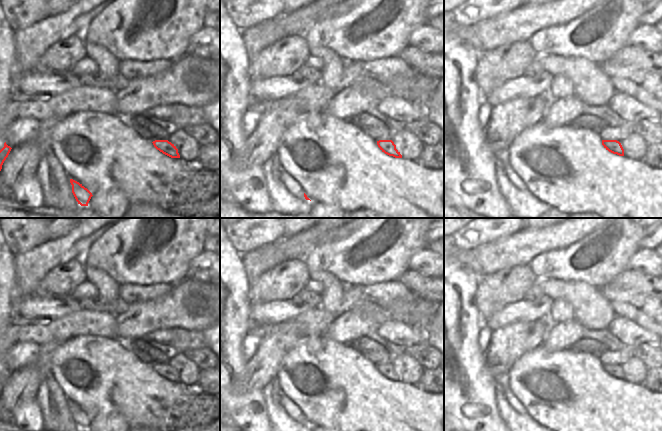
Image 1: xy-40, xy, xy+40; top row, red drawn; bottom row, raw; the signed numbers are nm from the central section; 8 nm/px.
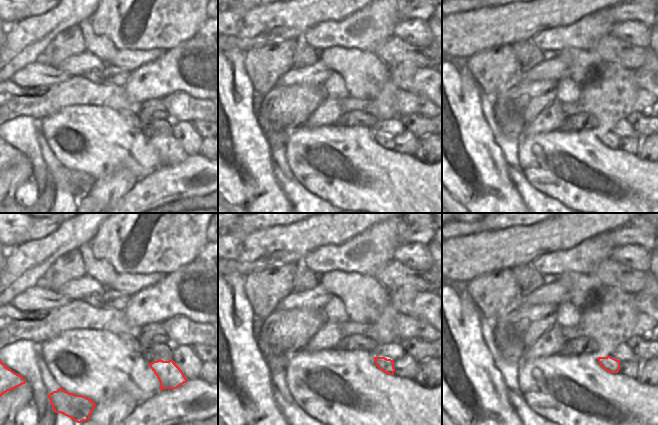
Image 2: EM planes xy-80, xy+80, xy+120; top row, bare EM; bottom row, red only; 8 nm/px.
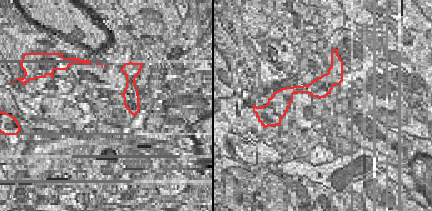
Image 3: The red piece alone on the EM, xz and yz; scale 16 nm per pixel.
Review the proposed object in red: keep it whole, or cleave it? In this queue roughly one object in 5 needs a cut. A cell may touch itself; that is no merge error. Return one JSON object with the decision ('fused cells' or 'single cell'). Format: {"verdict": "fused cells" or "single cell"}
{"verdict": "single cell"}

